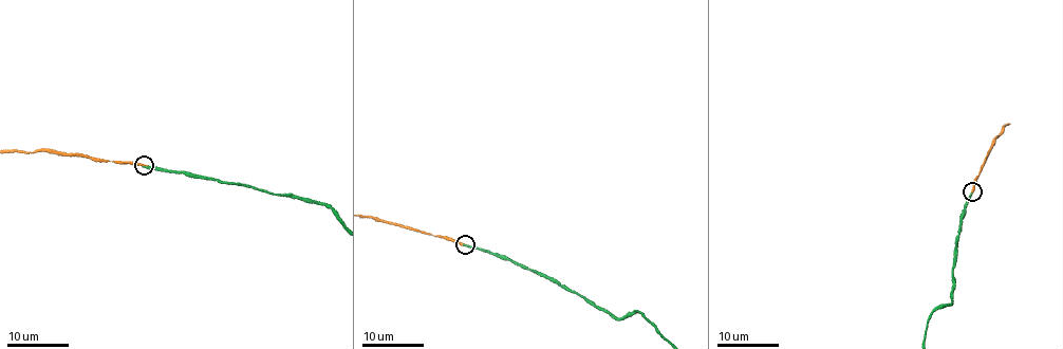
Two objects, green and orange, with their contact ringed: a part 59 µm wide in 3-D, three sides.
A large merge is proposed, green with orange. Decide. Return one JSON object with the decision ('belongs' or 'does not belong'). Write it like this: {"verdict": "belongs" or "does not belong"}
{"verdict": "belongs"}

